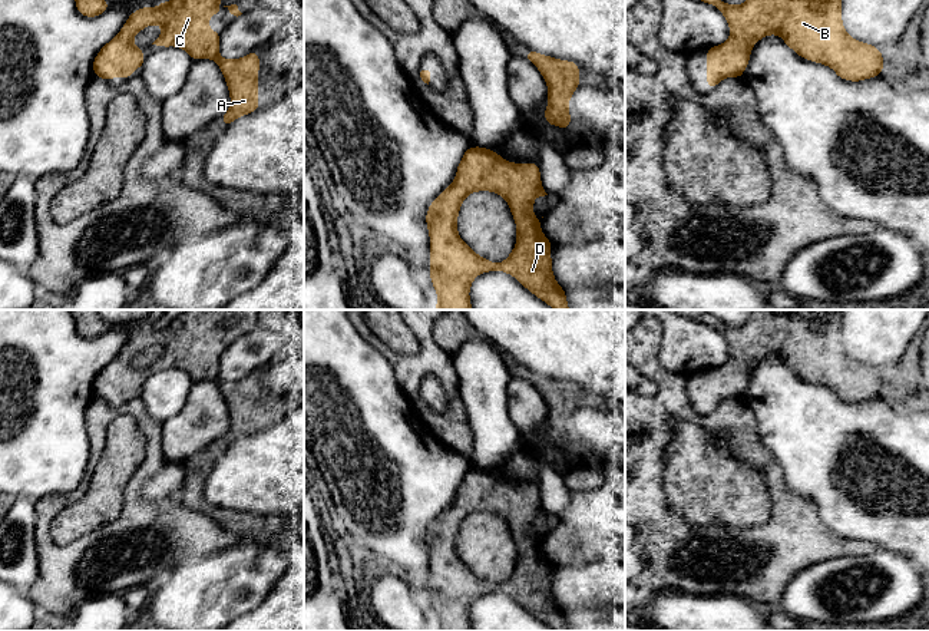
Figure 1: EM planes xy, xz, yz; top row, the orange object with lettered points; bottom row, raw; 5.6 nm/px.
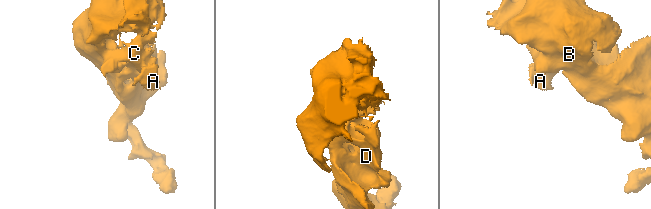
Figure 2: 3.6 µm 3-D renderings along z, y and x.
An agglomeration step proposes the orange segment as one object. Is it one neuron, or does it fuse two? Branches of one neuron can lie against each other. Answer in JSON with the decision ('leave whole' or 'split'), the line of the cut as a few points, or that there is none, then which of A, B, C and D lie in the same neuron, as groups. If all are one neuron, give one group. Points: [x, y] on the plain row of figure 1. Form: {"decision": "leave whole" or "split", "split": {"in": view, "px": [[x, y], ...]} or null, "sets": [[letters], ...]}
{"decision": "leave whole", "split": null, "sets": [["A", "B", "C", "D"]]}

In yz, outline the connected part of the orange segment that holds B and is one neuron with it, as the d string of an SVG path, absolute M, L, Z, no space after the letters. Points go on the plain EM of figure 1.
M707 310L694 320L715 327L730 347L730 360L707 370L707 407L714 410L725 399L741 399L748 383L753 367L768 356L778 356L784 364L800 379L832 389L840 400L860 403L869 399L879 399L885 389L880 371L856 360L844 351L842 343L842 310L748 310L748 320L744 326L727 326L715 320Z

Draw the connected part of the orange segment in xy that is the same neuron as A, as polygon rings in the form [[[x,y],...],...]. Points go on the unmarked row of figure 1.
[[[188,310],[172,323],[135,331],[120,353],[96,376],[93,396],[106,403],[110,399],[130,400],[132,392],[140,390],[145,383],[142,369],[133,366],[135,356],[151,346],[159,346],[162,356],[152,366],[176,367],[194,381],[211,380],[218,384],[231,417],[229,430],[221,437],[225,447],[258,432],[259,376],[251,373],[241,380],[222,380],[221,354],[209,351],[209,337],[221,334],[218,323],[231,314],[241,316],[242,310]]]

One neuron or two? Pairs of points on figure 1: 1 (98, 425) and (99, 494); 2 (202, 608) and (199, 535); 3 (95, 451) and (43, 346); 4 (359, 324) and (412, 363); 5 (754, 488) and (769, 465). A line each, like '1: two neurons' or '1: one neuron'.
1: two neurons
2: two neurons
3: two neurons
4: one neuron
5: two neurons

